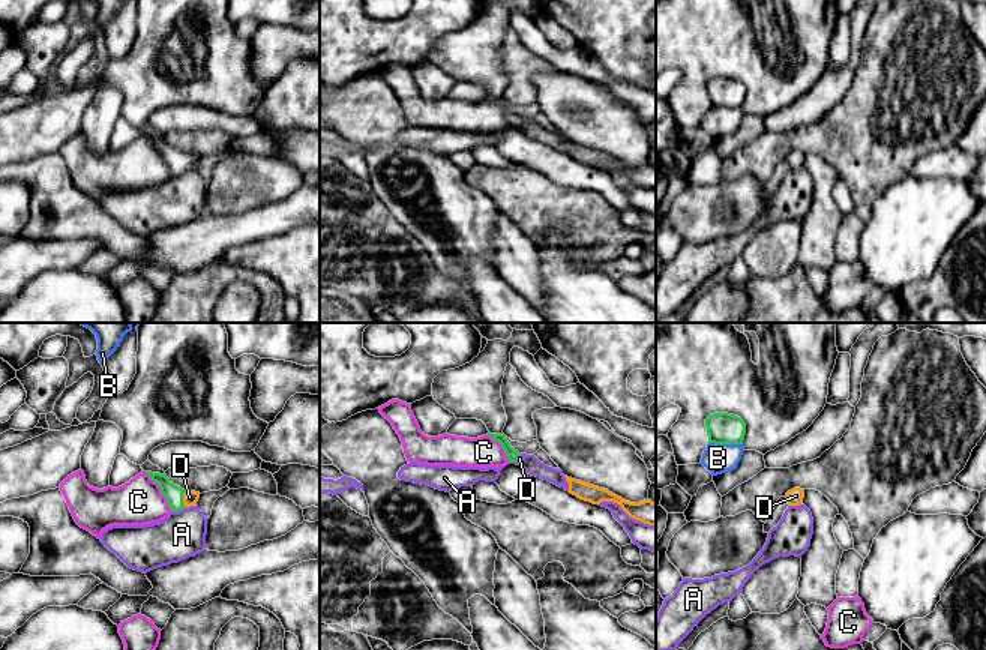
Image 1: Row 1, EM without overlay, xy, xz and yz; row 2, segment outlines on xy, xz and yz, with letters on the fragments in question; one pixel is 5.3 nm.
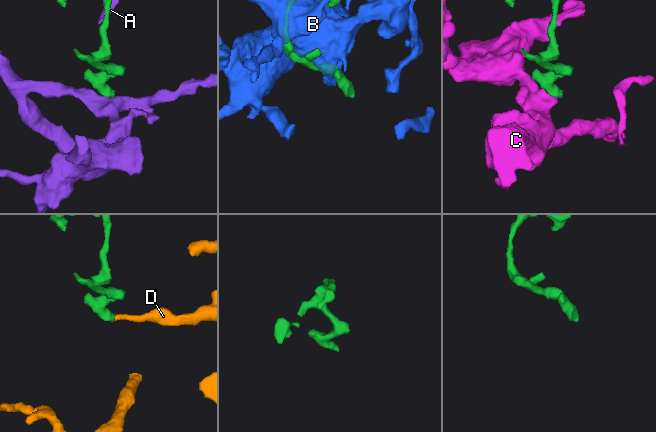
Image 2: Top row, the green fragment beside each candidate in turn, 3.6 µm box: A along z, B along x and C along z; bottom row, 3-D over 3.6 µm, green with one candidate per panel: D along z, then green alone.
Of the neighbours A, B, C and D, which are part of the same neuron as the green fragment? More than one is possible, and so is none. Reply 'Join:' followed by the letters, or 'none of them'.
Join: D

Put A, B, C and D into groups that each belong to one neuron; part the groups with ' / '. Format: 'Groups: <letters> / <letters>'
Groups: A / B / C / D

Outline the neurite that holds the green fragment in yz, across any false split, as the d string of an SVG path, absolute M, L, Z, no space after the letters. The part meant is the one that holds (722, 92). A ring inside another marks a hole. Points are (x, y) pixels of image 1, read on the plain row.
M714 77L705 83L708 105L714 108L743 108L744 86L734 78Z

